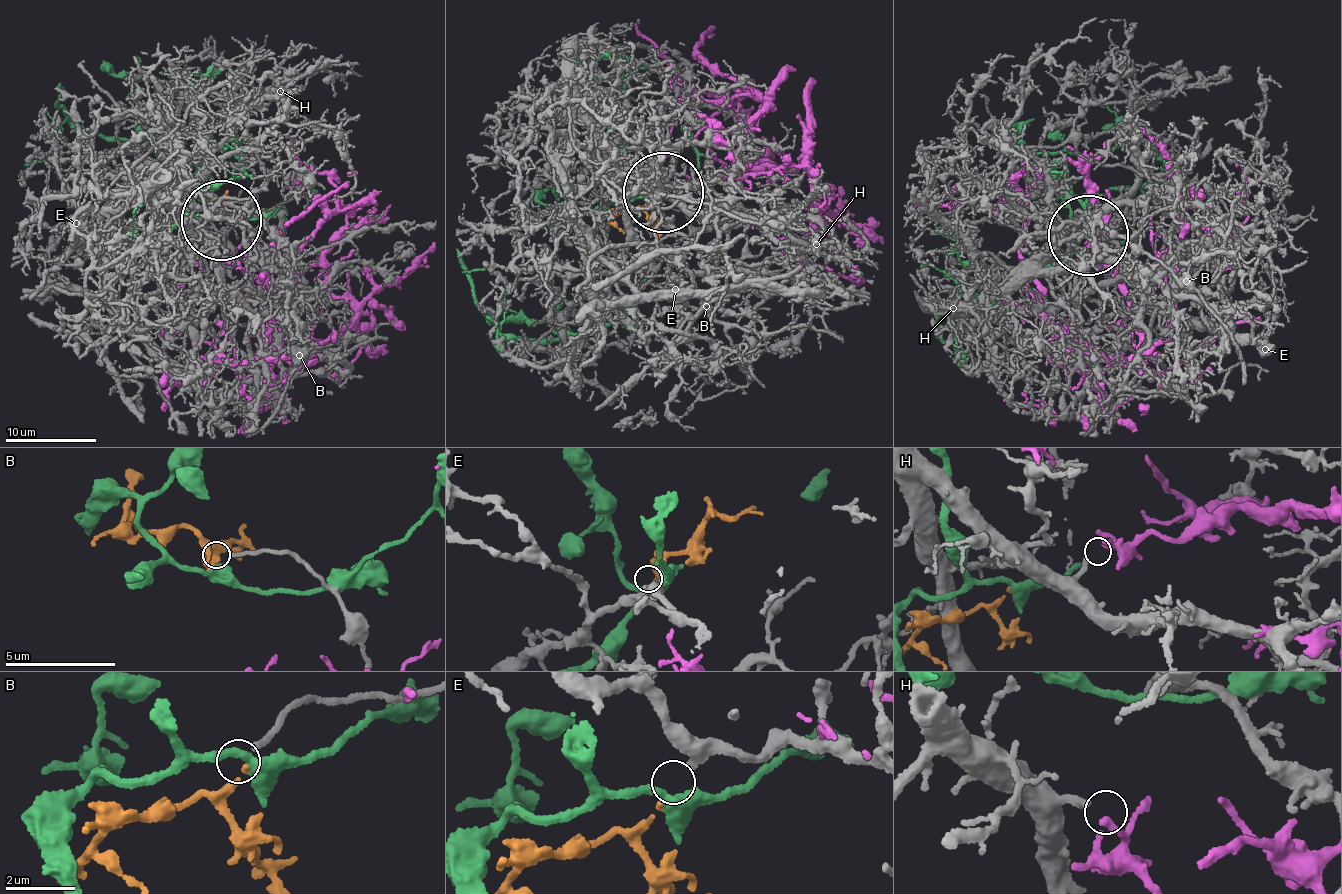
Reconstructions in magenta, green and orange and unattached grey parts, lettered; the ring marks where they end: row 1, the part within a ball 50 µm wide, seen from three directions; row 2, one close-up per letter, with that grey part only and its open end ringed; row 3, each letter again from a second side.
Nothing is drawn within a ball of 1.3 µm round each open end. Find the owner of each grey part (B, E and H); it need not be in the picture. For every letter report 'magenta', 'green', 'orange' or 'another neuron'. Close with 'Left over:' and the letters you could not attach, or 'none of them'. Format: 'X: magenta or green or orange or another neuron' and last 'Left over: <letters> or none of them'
B: another neuron
E: orange
H: another neuron
Left over: B, H

